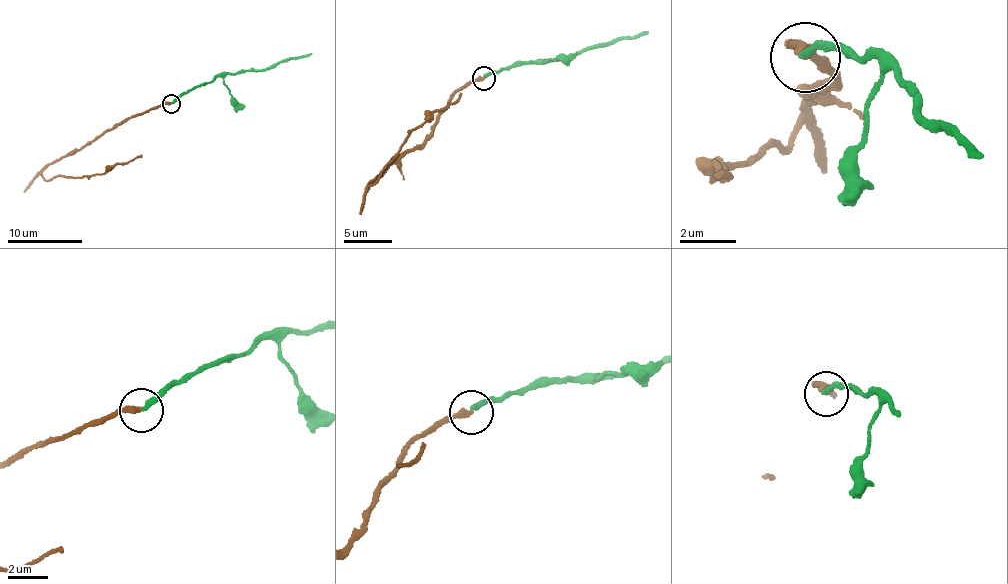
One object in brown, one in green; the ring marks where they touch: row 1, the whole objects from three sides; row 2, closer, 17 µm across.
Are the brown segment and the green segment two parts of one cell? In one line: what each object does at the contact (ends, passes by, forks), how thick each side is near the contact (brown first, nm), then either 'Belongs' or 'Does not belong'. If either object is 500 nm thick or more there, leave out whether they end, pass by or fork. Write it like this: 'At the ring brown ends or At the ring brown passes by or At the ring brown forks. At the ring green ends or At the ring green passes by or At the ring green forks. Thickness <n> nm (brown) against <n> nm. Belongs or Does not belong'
At the ring brown ends. At the ring green ends. Thickness 280 nm (brown) against 260 nm. Belongs

